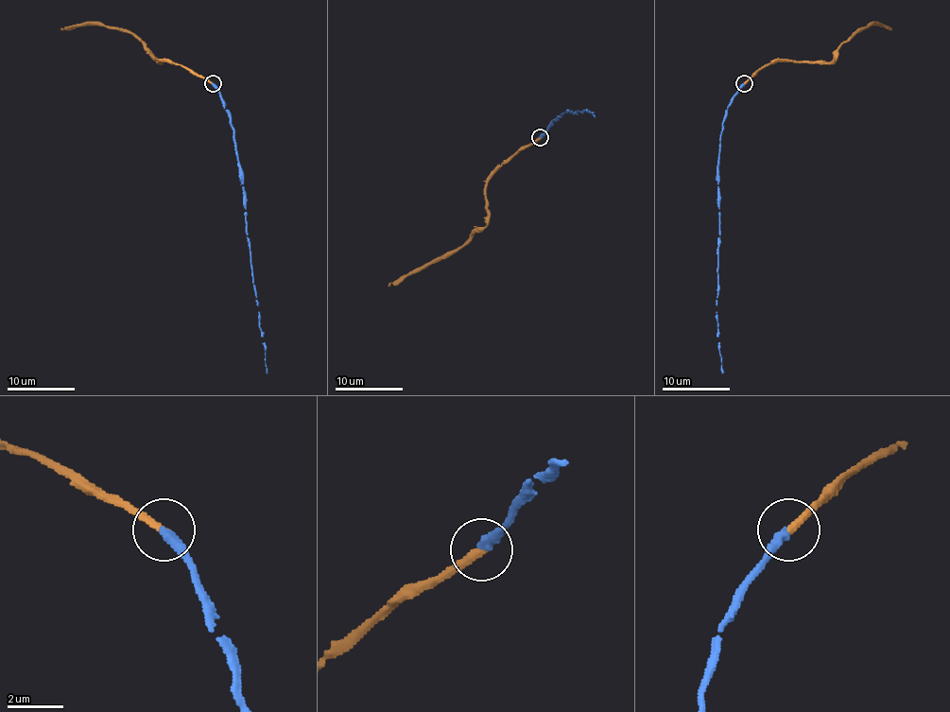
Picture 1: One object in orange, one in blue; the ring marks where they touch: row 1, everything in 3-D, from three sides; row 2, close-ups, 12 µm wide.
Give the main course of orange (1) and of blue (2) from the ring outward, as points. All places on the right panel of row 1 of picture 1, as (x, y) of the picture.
1: (744, 83), (768, 64), (782, 60), (829, 62), (835, 52), (867, 26), (892, 28)
2: (743, 83), (727, 107), (722, 124), (717, 168), (717, 326), (724, 373)

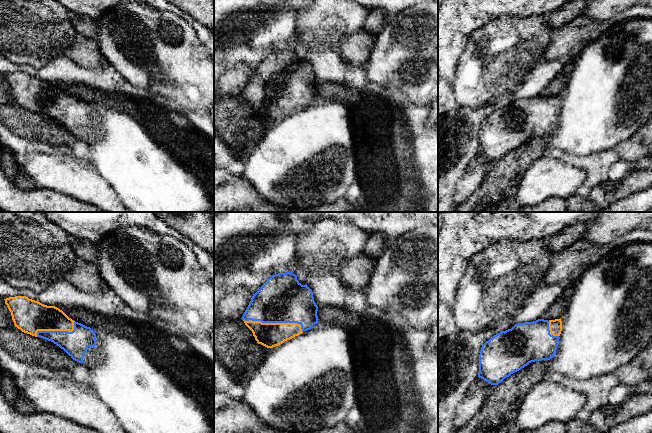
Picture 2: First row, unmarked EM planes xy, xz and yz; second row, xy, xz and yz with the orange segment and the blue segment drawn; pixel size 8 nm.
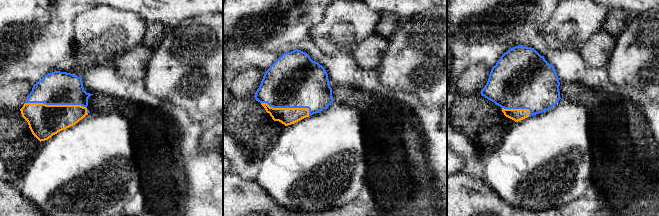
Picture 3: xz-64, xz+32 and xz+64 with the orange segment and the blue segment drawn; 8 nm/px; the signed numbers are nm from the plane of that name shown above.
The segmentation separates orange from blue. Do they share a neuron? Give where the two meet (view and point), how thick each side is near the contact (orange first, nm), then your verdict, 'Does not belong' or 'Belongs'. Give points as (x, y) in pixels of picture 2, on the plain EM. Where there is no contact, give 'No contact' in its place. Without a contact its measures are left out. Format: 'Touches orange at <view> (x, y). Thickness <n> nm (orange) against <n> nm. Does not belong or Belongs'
Touches orange at xz (275, 99). Thickness 190 nm (orange) against 380 nm. Belongs

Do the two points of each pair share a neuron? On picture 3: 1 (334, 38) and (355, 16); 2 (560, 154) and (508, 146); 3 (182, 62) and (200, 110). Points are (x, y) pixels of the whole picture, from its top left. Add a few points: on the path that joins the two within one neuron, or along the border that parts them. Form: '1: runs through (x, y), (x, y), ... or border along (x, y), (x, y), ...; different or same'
1: runs through (338, 33), (350, 21); same
2: runs through (547, 154), (521, 154); same
3: runs through (194, 74), (200, 80), (200, 98); same

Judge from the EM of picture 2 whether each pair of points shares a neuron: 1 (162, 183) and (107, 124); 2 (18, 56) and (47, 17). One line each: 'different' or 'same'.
1: same
2: same

